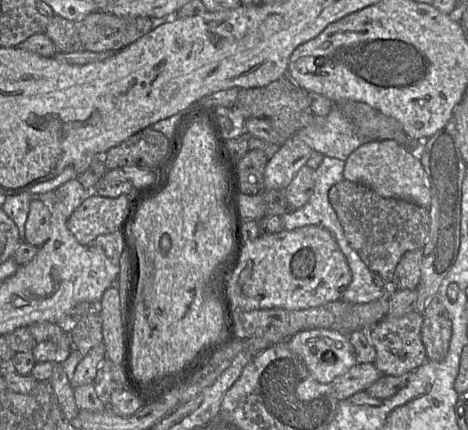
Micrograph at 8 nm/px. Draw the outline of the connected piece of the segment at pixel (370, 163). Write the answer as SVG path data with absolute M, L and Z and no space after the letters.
M394 140L364 143L346 159L343 175L344 179L365 185L381 197L405 200L429 210L431 193L419 156Z

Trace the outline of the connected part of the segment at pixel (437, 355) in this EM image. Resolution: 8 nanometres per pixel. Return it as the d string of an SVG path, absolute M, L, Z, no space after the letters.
M435 296L423 312L422 342L427 360L440 362L447 355L452 334L452 322L440 299Z

